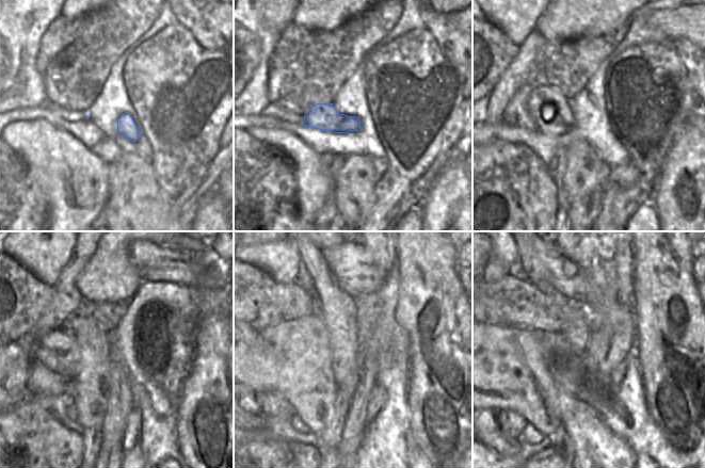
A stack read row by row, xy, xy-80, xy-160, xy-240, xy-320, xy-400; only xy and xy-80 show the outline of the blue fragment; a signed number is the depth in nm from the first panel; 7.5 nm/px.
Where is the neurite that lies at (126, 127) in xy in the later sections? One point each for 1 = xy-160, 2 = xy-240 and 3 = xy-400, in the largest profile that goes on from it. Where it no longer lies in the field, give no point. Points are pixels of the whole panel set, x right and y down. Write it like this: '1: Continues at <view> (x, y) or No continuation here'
1: Continues at xy-160 (549, 106)
2: Continues at xy-240 (59, 351)
3: No continuation here

